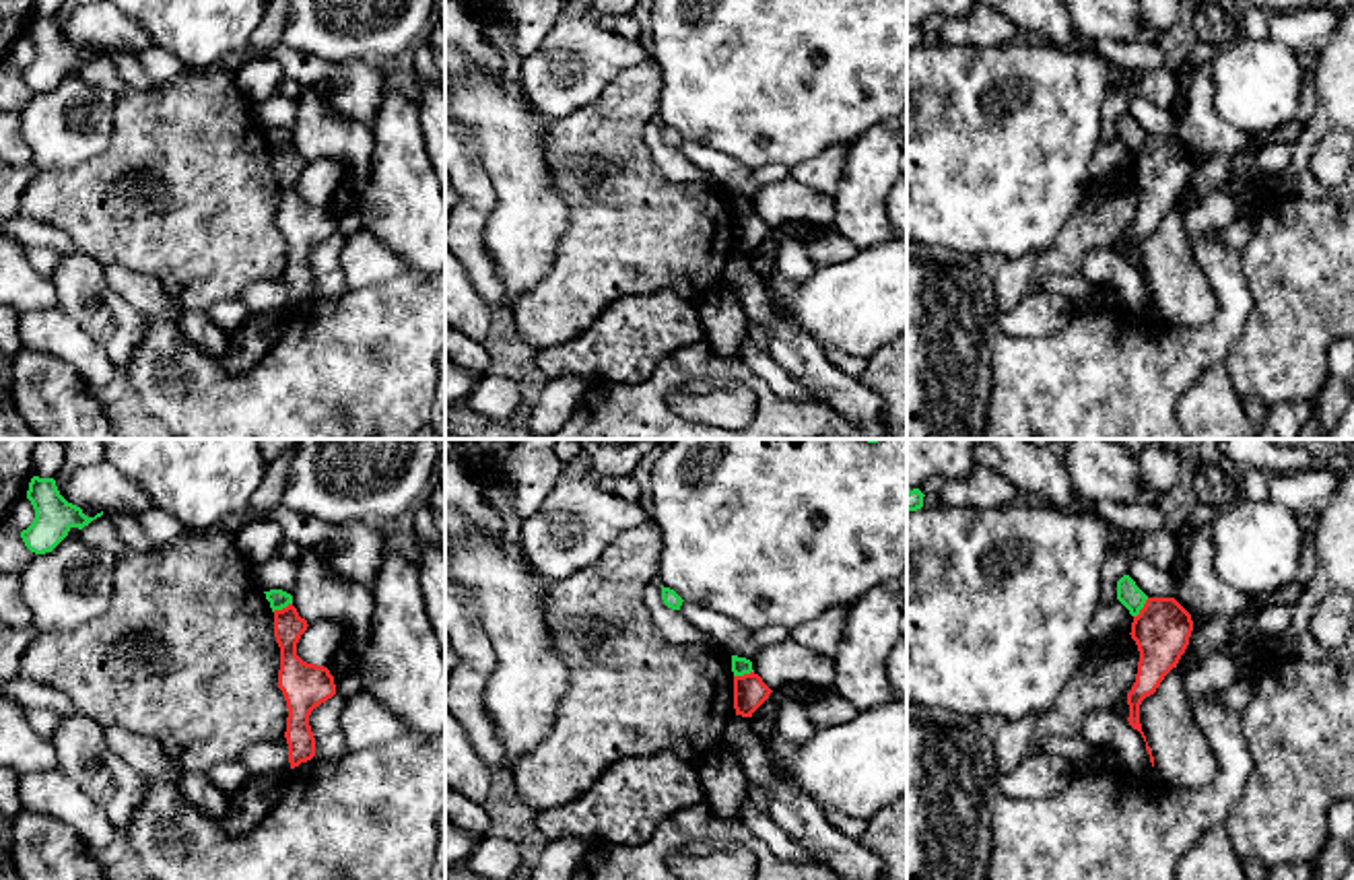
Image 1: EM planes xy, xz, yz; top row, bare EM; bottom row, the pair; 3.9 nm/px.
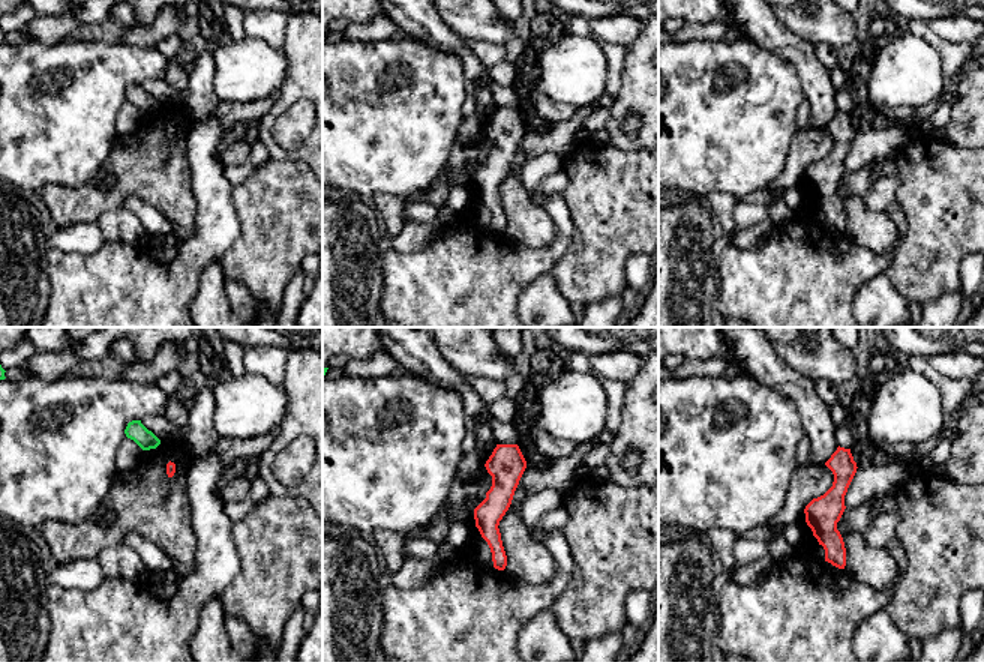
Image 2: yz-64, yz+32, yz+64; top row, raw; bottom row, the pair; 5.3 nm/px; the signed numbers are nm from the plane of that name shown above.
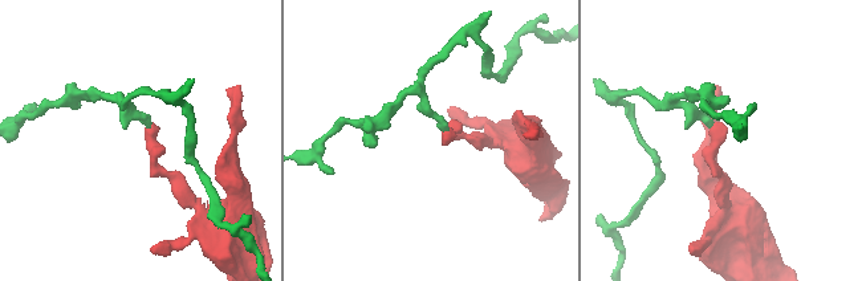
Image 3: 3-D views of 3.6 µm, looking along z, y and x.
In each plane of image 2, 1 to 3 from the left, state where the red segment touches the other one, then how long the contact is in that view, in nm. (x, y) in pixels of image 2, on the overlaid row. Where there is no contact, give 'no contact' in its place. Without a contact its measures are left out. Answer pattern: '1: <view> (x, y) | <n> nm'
1: no contact
2: no contact
3: no contact

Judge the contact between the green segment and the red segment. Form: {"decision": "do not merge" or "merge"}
{"decision": "do not merge"}

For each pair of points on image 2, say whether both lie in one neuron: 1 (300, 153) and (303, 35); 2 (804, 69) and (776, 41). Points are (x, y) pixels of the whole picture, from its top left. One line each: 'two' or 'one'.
1: one
2: one

